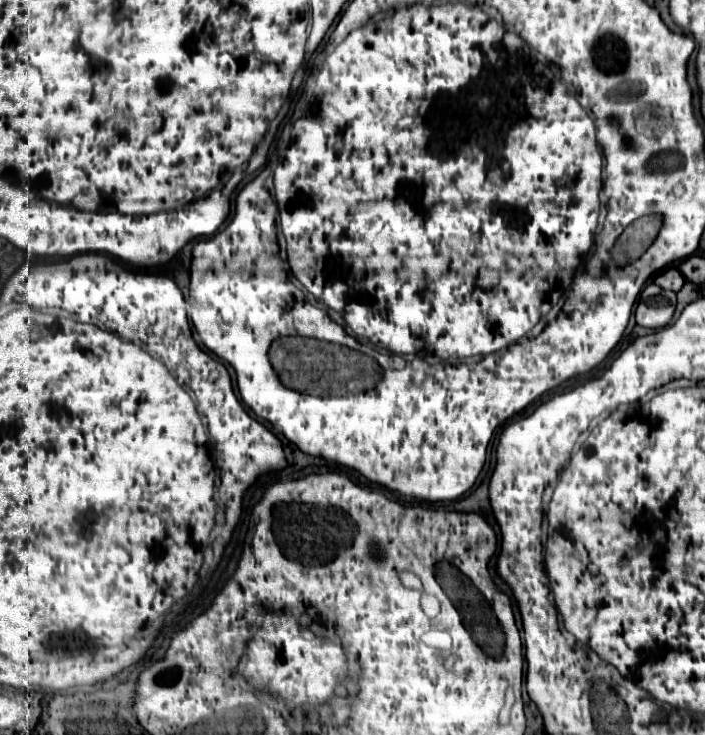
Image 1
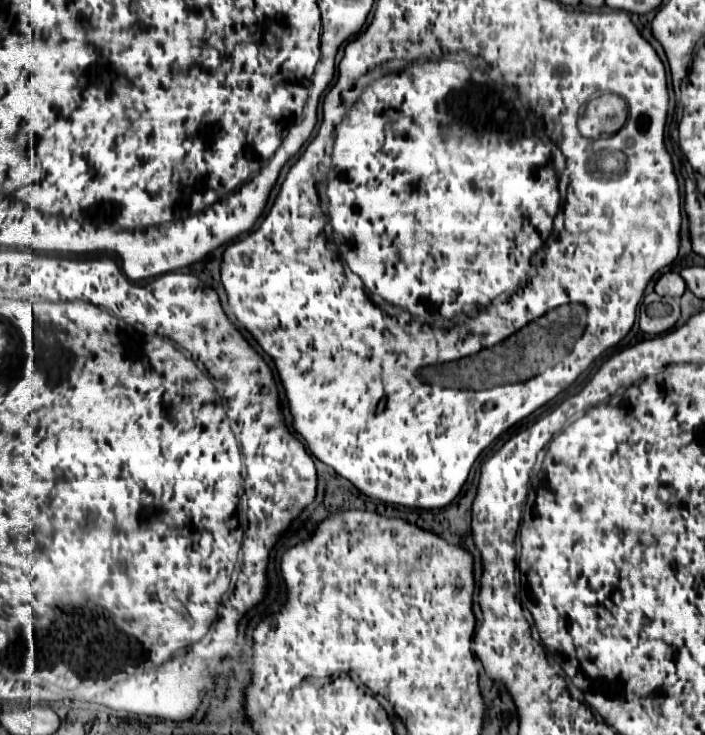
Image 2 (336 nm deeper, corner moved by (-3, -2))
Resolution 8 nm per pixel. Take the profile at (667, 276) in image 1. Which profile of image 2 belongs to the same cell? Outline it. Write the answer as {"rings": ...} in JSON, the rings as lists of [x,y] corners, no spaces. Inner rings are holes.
{"rings":[[[664,273],[658,281],[656,281],[656,293],[658,295],[668,295],[668,297],[682,297],[682,293],[686,291],[686,283],[684,279],[680,279],[680,273]]]}

